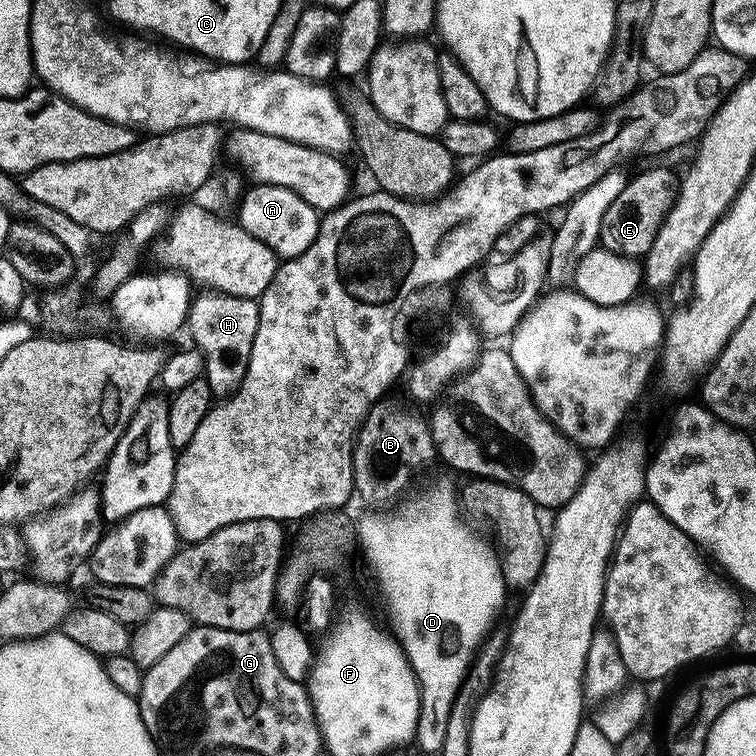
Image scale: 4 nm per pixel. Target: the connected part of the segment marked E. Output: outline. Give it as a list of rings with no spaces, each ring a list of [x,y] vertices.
[[[648,168],[629,179],[617,196],[611,197],[609,209],[602,218],[599,247],[614,254],[633,258],[647,256],[658,230],[664,224],[672,203],[676,201],[678,176],[668,168]]]

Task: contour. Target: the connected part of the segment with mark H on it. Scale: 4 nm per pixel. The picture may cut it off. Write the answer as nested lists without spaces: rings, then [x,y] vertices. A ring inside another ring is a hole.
[[[204,290],[193,295],[188,306],[186,332],[192,335],[195,351],[204,358],[203,379],[212,388],[213,397],[224,398],[236,391],[246,374],[254,334],[258,334],[260,305],[253,297],[238,296],[223,290]]]

